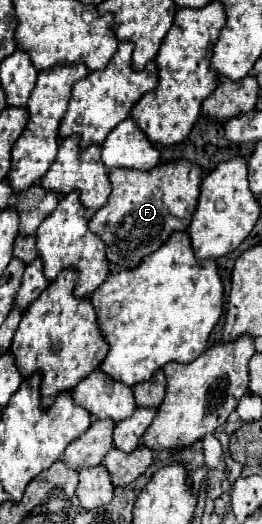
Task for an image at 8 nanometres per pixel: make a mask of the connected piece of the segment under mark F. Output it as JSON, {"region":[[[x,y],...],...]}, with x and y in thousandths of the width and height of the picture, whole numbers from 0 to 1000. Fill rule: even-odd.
{"region":[[[664,307],[634,315],[603,315],[557,330],[511,326],[511,323],[427,323],[412,330],[427,368],[412,376],[405,395],[366,403],[366,410],[344,418],[344,437],[389,452],[405,464],[405,494],[435,513],[511,513],[527,502],[611,475],[641,452],[672,441],[710,441],[710,433],[733,422],[733,406],[756,391],[763,372],[763,349],[771,349],[771,323],[725,307]]]}

